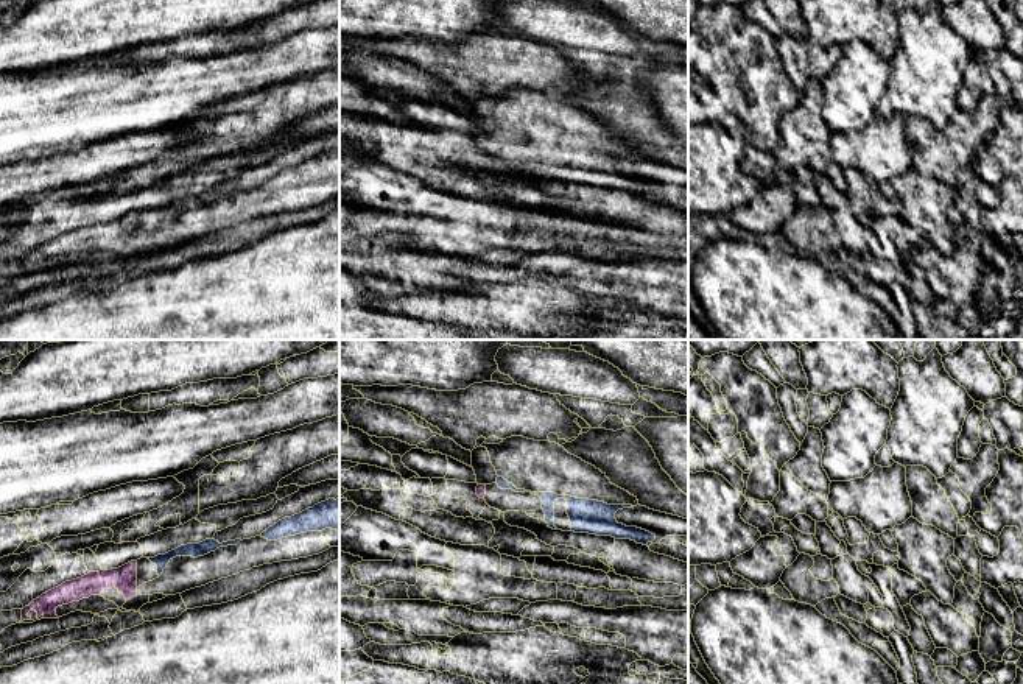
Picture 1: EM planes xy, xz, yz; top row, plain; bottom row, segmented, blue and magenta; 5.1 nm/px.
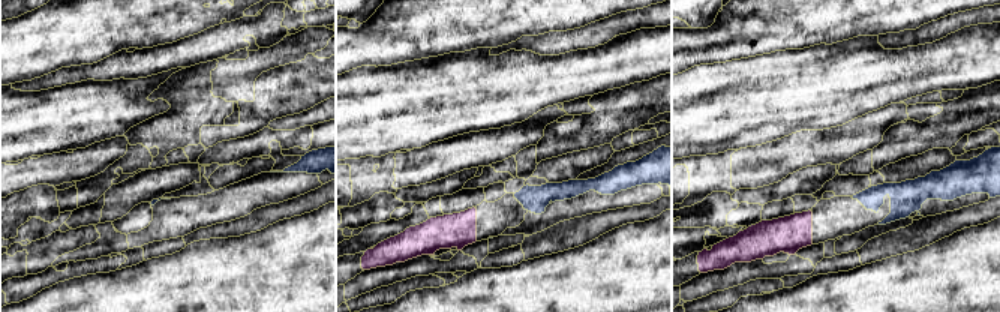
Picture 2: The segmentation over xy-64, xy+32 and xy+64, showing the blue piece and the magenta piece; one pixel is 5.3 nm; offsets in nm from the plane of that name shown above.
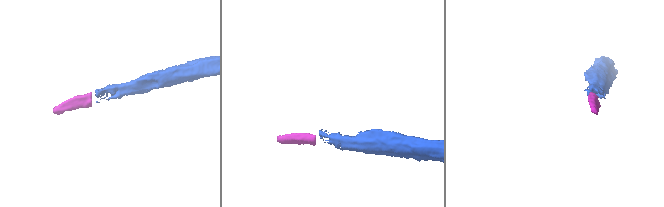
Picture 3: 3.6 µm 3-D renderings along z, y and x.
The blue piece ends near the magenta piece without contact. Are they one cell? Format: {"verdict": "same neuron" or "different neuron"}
{"verdict": "same neuron"}

